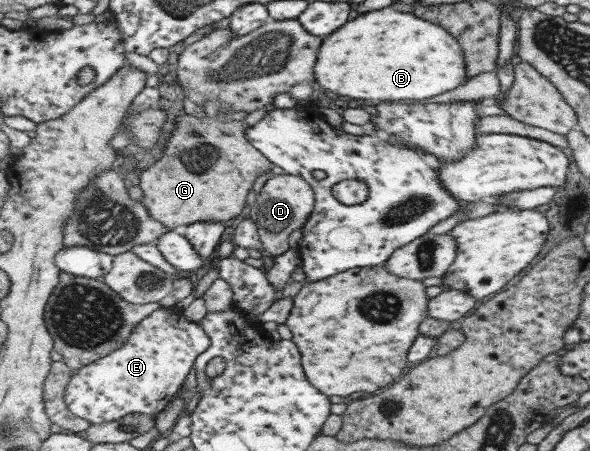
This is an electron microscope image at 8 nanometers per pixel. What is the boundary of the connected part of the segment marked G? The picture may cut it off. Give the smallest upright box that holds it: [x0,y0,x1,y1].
[140,117,274,231]

